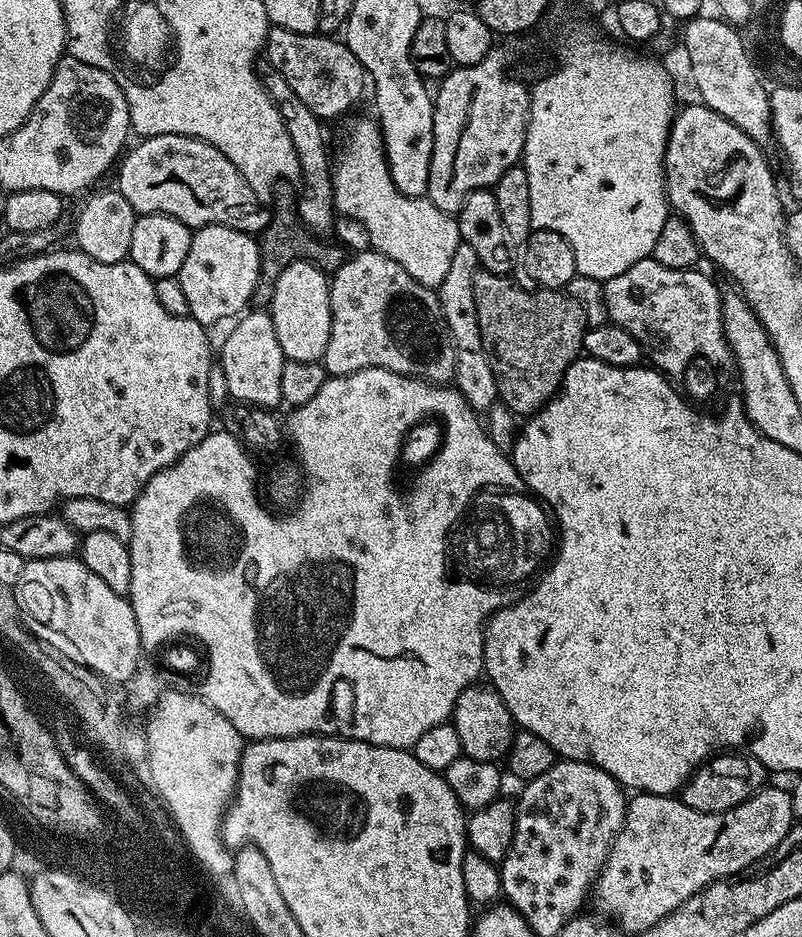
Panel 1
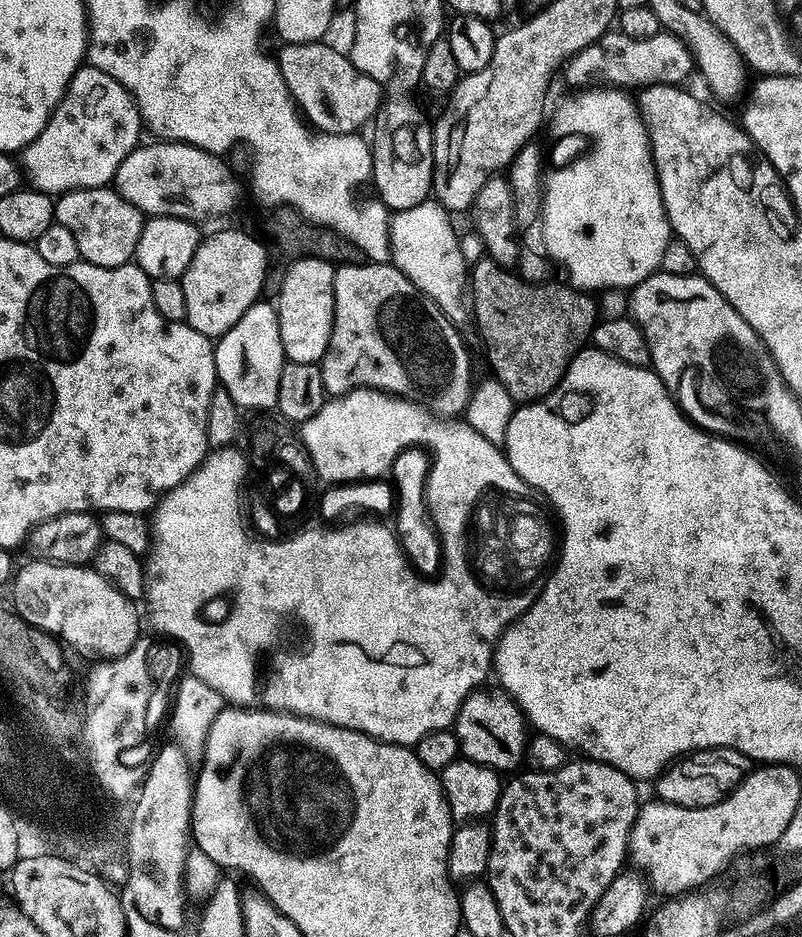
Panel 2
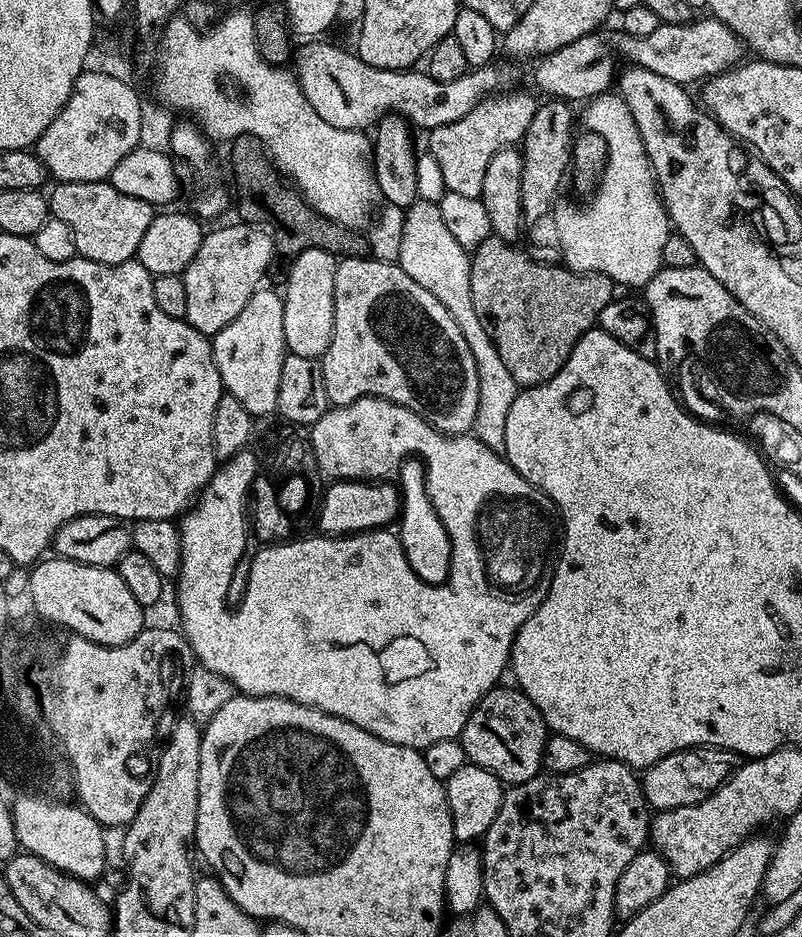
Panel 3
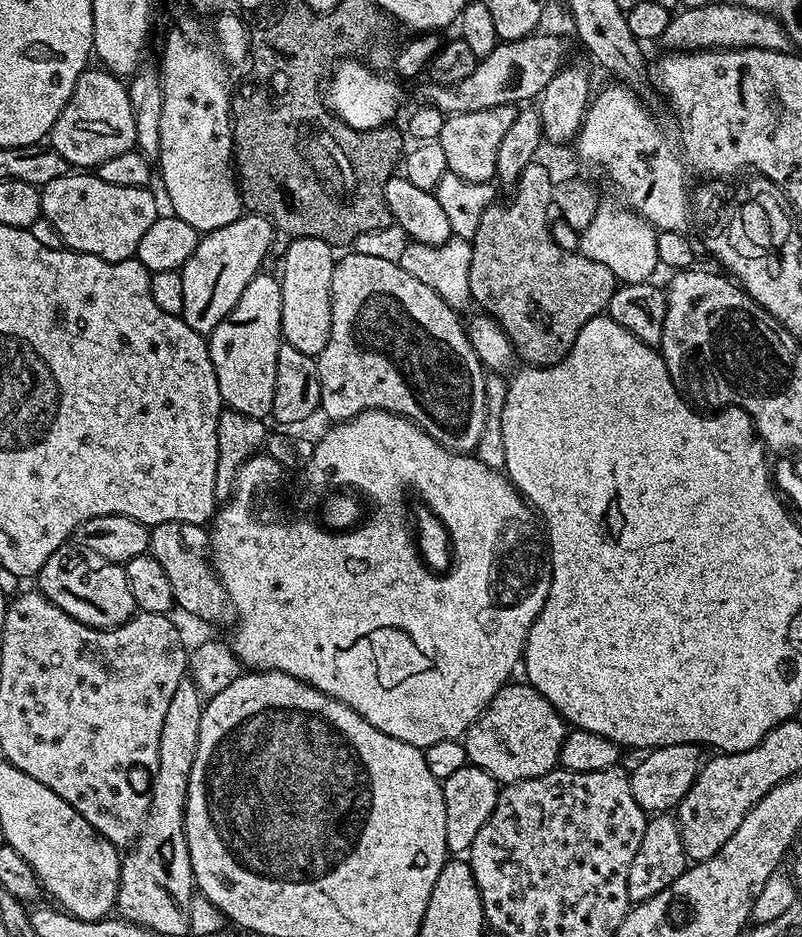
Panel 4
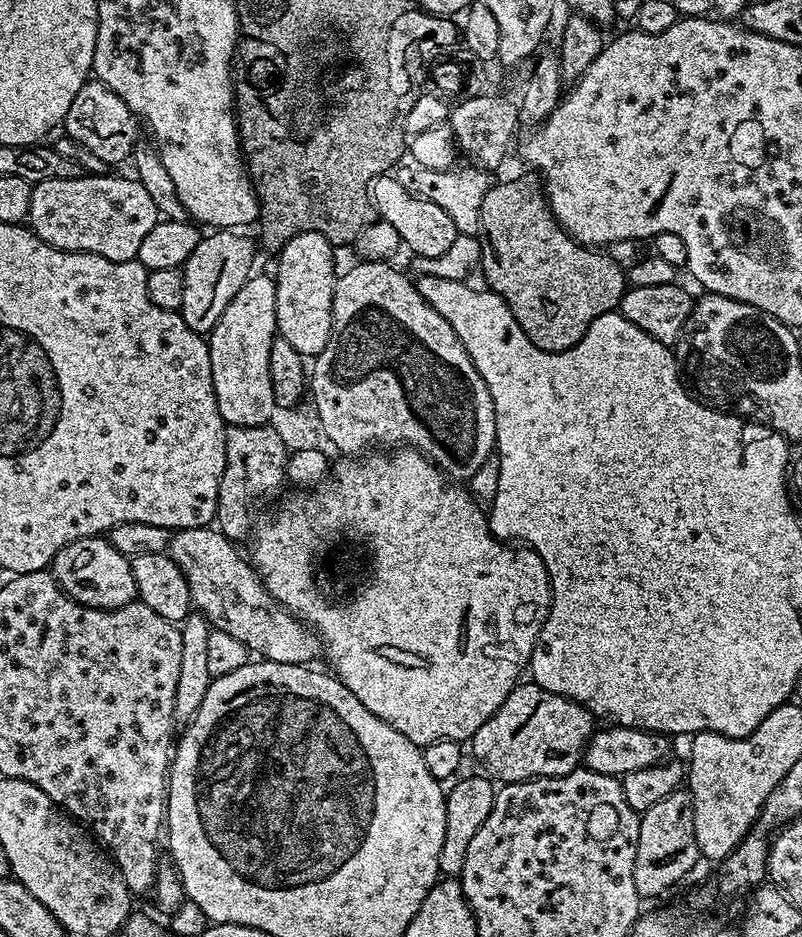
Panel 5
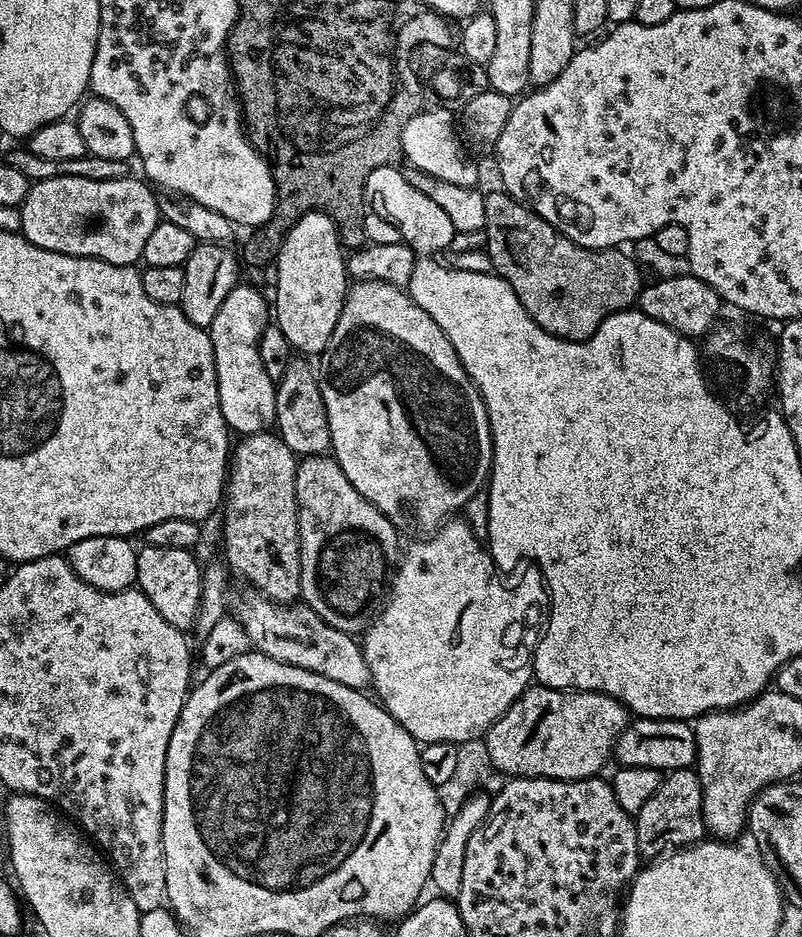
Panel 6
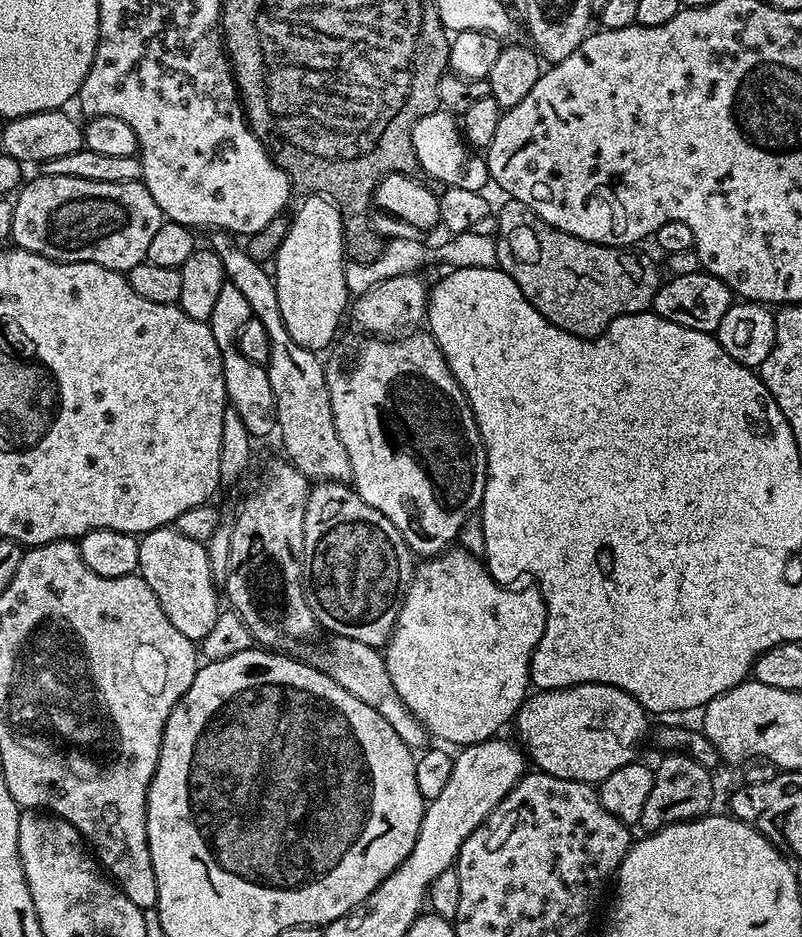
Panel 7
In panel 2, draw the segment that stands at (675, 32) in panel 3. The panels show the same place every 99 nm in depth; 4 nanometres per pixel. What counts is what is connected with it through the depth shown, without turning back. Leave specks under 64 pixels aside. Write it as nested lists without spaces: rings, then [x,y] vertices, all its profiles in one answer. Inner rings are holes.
[[[609,30],[595,44],[582,49],[571,57],[572,76],[584,80],[591,72],[600,72],[604,80],[616,84],[671,84],[683,85],[688,75],[693,75],[694,61],[688,45],[679,36],[661,30],[650,38],[630,38],[619,30]]]

